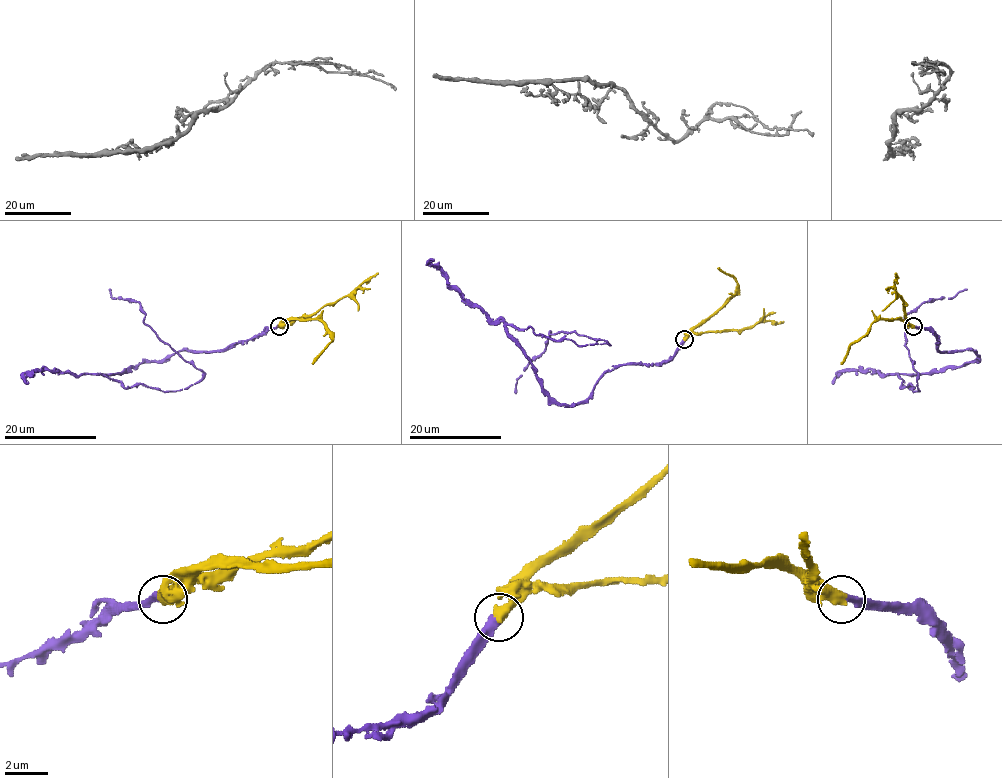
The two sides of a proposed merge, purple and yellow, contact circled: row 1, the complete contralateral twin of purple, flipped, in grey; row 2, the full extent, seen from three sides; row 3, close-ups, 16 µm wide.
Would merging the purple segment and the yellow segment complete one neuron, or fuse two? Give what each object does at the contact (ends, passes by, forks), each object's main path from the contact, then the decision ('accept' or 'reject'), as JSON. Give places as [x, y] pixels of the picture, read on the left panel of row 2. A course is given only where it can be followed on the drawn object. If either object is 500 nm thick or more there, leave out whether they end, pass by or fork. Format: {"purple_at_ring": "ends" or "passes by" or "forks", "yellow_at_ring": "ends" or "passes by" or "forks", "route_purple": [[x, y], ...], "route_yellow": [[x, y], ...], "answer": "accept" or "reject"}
{"route_purple": [[278, 326], [100, 374], [124, 387], [179, 391], [203, 372], [144, 323], [138, 302], [109, 289]], "route_yellow": [[279, 326], [290, 319], [319, 319], [331, 333], [331, 341], [313, 364]], "answer": "accept"}

